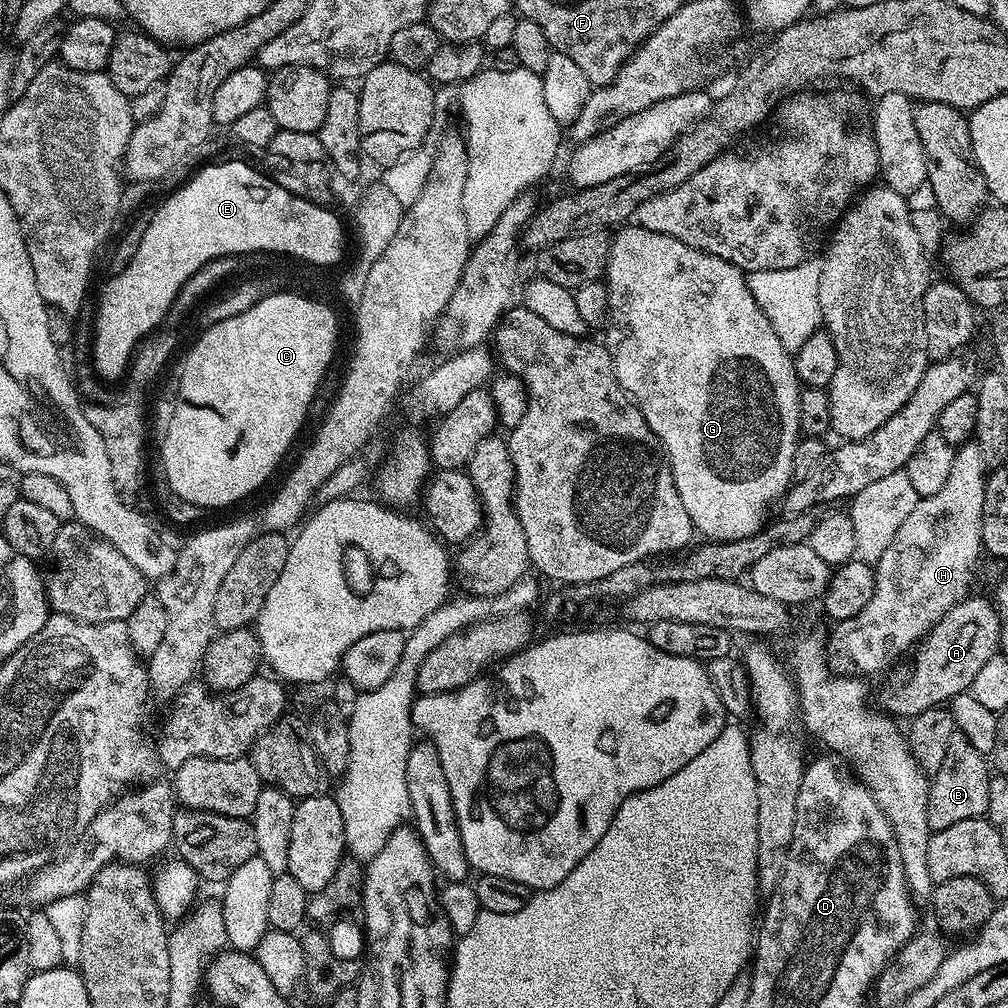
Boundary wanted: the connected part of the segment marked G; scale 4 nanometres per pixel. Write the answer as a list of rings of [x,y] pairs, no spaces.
[[[624,226],[611,237],[608,245],[608,267],[606,283],[608,286],[608,340],[606,347],[612,355],[612,369],[622,386],[622,390],[632,397],[636,409],[646,418],[650,430],[656,435],[659,447],[666,457],[674,486],[678,490],[678,498],[682,498],[682,506],[686,506],[686,514],[690,514],[692,527],[701,537],[712,542],[734,540],[754,535],[766,524],[764,511],[772,503],[779,501],[793,483],[792,463],[794,462],[794,446],[801,439],[800,389],[796,378],[796,368],[789,349],[782,346],[770,318],[758,306],[754,294],[748,289],[748,277],[744,269],[734,266],[729,260],[718,258],[709,252],[698,250],[694,246],[686,246],[686,242],[678,242],[678,238],[670,238],[670,234],[654,234],[654,230],[646,230],[639,226]]]

